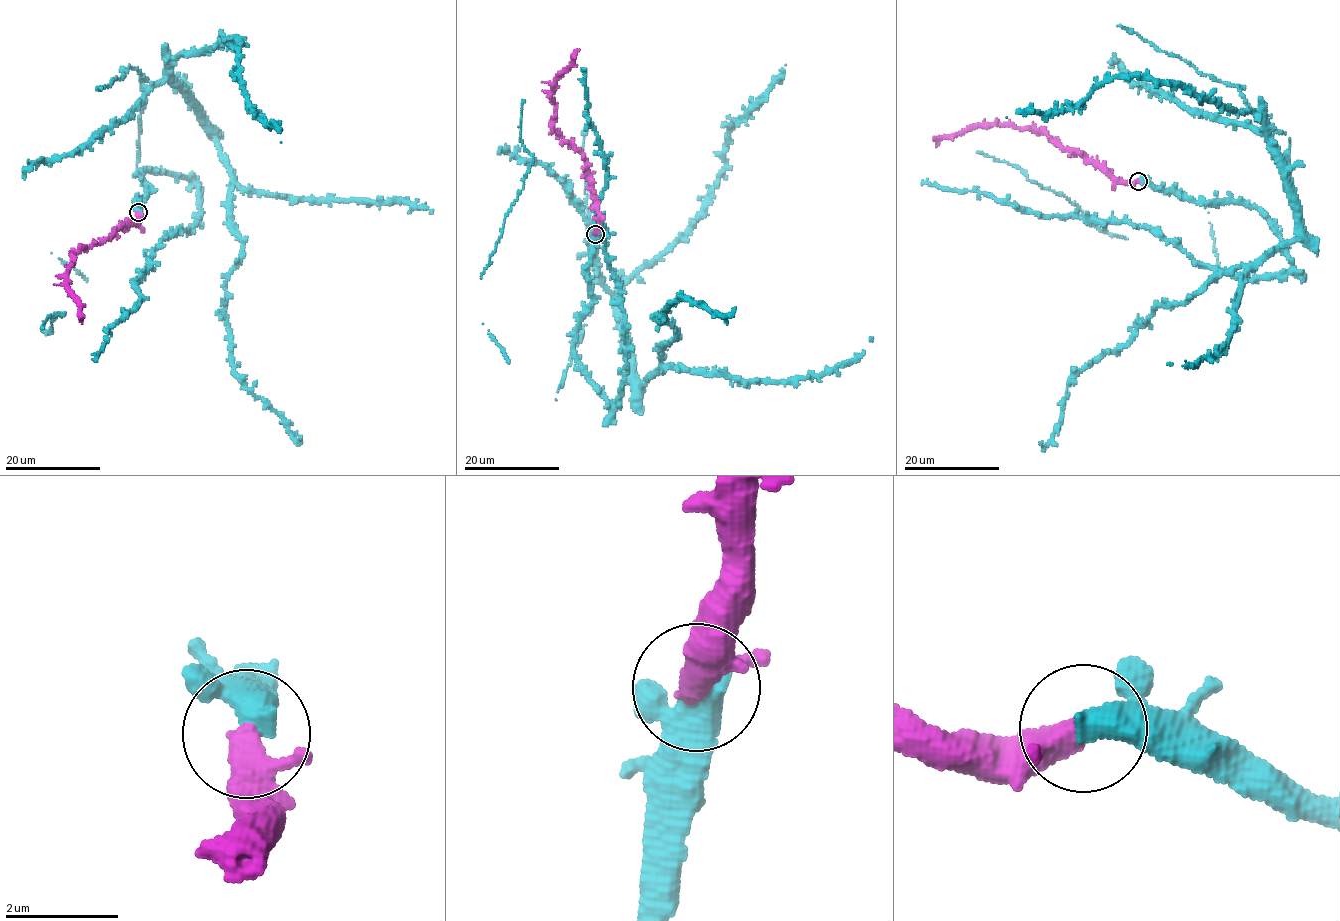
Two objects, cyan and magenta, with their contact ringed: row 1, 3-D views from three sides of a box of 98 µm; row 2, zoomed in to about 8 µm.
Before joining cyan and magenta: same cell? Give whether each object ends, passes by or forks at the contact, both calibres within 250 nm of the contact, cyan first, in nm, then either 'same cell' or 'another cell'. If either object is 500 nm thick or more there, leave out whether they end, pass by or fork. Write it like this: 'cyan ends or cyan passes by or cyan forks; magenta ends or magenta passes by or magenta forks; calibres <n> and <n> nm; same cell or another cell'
calibres 550 and 360 nm; same cell

